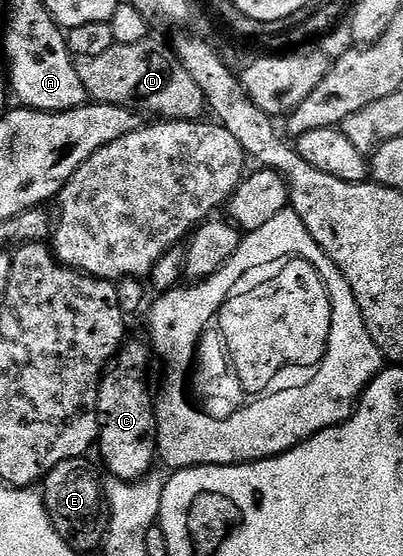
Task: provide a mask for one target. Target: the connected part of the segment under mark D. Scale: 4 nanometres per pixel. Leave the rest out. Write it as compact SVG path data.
M155 39L114 44L103 55L79 58L75 66L89 98L101 105L117 105L173 121L200 121L206 113L202 87L190 79L190 71L186 71L175 52Z

